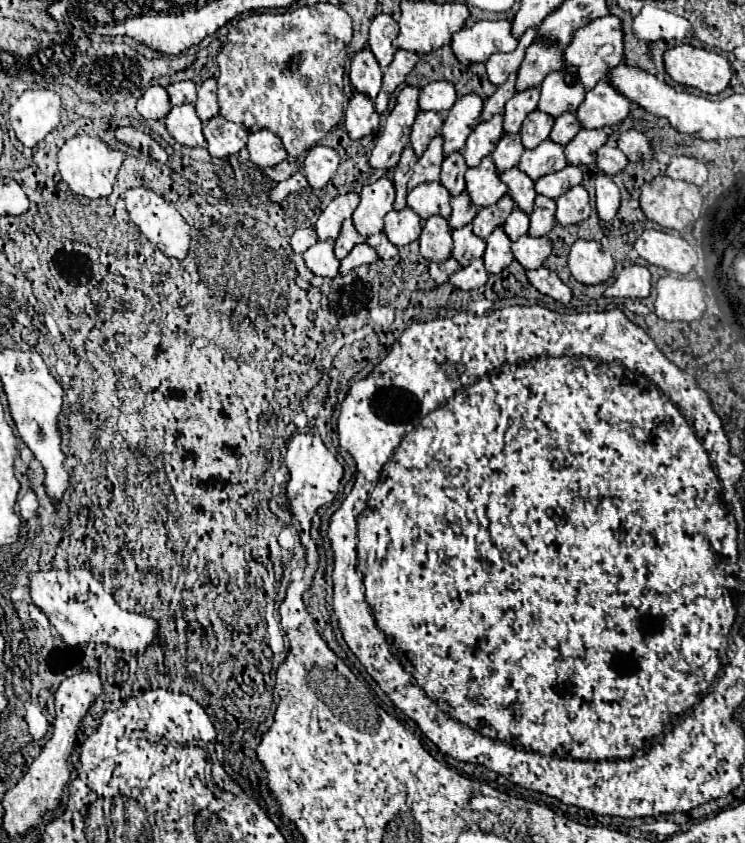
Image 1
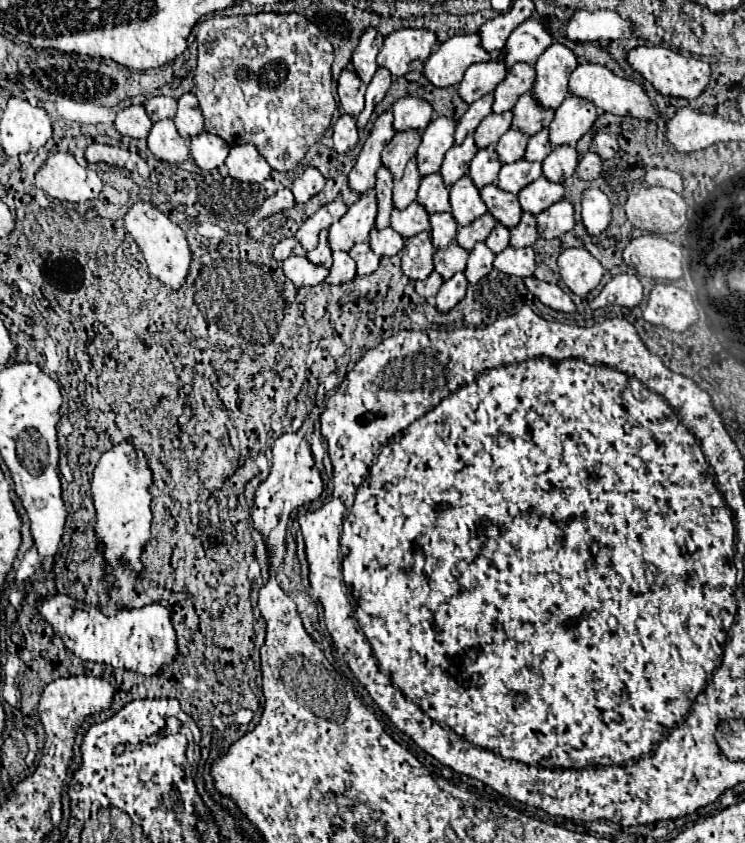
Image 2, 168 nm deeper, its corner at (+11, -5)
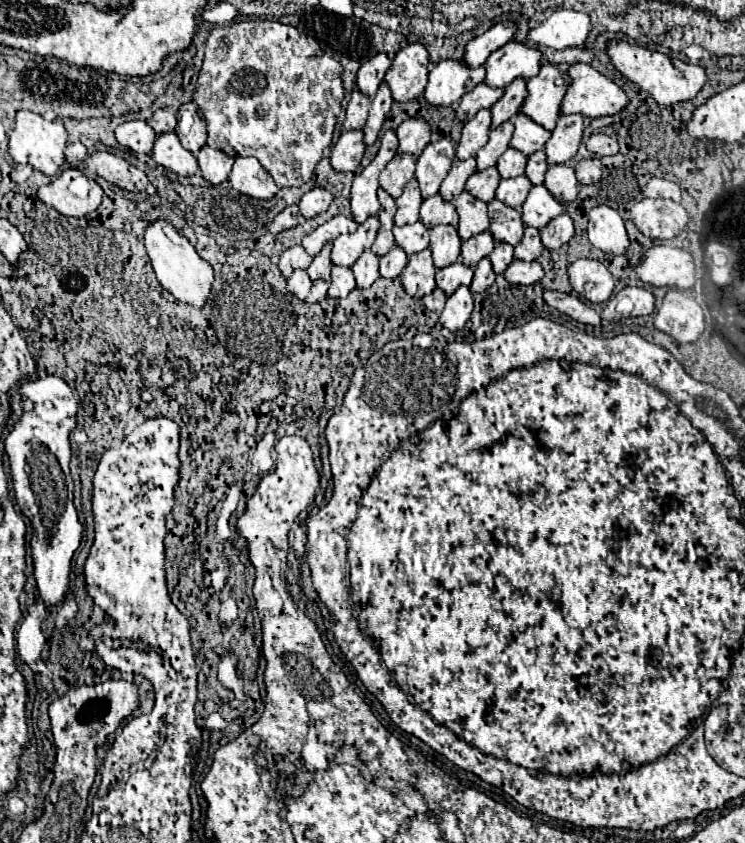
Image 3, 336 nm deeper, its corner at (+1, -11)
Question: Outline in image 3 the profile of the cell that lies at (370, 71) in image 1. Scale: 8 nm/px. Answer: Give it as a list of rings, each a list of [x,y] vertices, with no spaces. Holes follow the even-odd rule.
[[[353,91],[349,105],[347,105],[347,117],[343,121],[343,129],[363,129],[365,121],[367,121],[367,111],[369,111],[369,103],[371,99],[367,95],[363,95],[361,91]]]

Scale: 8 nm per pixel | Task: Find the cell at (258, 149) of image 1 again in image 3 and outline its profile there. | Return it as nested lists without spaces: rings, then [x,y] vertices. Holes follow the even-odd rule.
[[[237,157],[229,175],[231,187],[253,199],[273,199],[279,191],[271,175],[255,157]]]

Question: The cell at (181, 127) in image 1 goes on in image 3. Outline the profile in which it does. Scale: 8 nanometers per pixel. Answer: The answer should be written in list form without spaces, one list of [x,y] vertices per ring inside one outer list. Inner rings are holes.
[[[163,133],[155,139],[153,155],[157,165],[163,165],[167,171],[177,173],[181,177],[191,177],[199,171],[199,165],[195,163],[195,157],[181,147],[175,133]]]

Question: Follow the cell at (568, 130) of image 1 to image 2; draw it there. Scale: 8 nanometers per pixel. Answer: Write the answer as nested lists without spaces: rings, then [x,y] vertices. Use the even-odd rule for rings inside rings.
[[[543,129],[541,133],[537,133],[529,139],[525,159],[527,161],[543,161],[551,151],[553,151],[553,145],[549,141],[549,129]]]

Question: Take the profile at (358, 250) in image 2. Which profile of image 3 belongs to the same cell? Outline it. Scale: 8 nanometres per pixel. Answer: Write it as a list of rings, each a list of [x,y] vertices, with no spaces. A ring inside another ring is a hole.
[[[365,251],[355,261],[355,265],[351,267],[351,271],[355,275],[355,281],[357,281],[357,287],[359,289],[371,287],[379,279],[379,257],[373,255],[371,251]]]

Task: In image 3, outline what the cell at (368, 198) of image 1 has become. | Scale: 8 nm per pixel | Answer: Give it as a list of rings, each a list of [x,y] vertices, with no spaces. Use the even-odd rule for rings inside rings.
[[[369,217],[365,223],[361,223],[357,227],[355,233],[337,237],[333,241],[333,249],[331,249],[333,265],[351,267],[359,259],[359,255],[373,245],[377,229],[379,229],[379,219],[377,217]]]

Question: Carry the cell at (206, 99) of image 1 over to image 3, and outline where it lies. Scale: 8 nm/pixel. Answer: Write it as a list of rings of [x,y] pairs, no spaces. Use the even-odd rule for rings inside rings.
[[[193,101],[183,103],[179,107],[175,133],[177,133],[179,141],[181,141],[181,145],[191,153],[197,153],[205,145],[205,141],[207,141],[205,119],[201,117],[201,113],[199,113],[199,109],[197,109],[197,105]]]

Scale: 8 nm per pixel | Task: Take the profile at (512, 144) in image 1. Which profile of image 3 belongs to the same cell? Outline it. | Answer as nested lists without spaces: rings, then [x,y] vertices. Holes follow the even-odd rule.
[[[489,167],[485,171],[473,173],[465,183],[465,191],[471,193],[475,199],[489,203],[495,197],[495,189],[497,189],[499,181],[501,181],[499,171],[495,167]]]

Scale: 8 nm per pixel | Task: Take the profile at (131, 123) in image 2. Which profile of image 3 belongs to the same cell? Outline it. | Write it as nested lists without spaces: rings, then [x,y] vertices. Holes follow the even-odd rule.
[[[127,121],[115,129],[117,141],[135,153],[149,153],[155,143],[155,131],[147,121]]]

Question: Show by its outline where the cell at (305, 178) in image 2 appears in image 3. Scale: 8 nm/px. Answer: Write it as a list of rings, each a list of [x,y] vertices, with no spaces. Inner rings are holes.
[[[315,187],[315,189],[311,189],[309,193],[305,193],[305,195],[301,197],[301,201],[299,201],[301,215],[303,215],[305,219],[311,219],[311,217],[315,217],[315,215],[319,215],[319,213],[325,213],[325,211],[329,209],[331,201],[333,201],[333,195],[331,195],[327,189]]]

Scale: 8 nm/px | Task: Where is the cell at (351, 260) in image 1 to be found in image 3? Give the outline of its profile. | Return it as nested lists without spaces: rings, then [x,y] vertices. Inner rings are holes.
[[[333,267],[327,297],[347,297],[355,289],[355,277],[349,267]]]

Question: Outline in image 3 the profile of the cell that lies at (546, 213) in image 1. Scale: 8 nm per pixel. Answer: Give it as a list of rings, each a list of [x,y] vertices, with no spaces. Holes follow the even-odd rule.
[[[525,227],[525,235],[519,245],[515,245],[515,259],[521,261],[533,261],[543,253],[543,243],[539,237],[539,231],[535,227]]]

